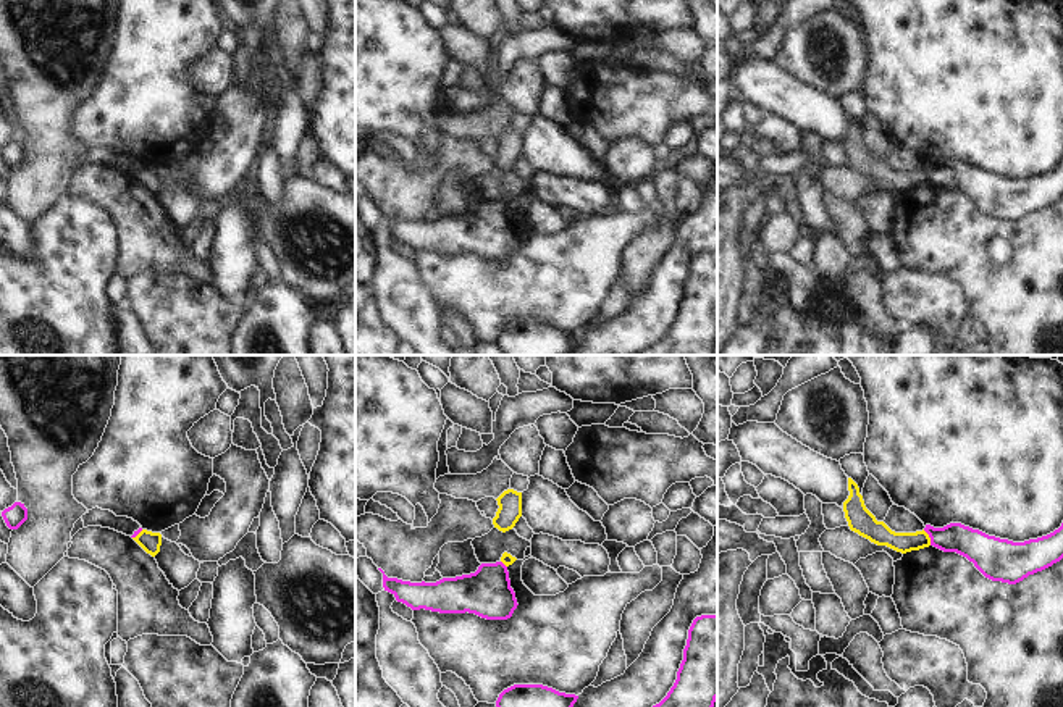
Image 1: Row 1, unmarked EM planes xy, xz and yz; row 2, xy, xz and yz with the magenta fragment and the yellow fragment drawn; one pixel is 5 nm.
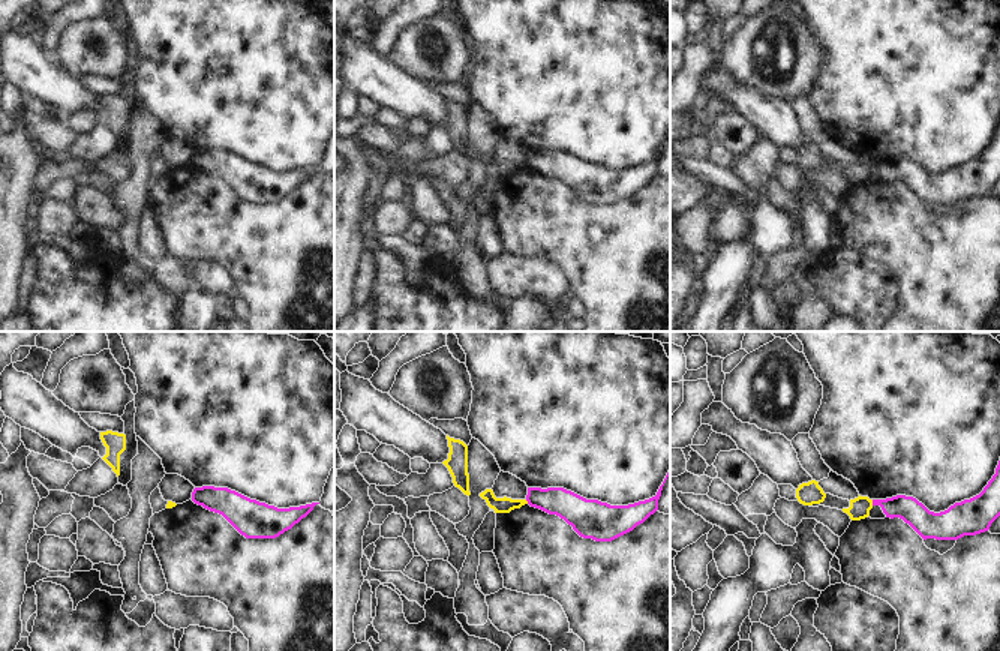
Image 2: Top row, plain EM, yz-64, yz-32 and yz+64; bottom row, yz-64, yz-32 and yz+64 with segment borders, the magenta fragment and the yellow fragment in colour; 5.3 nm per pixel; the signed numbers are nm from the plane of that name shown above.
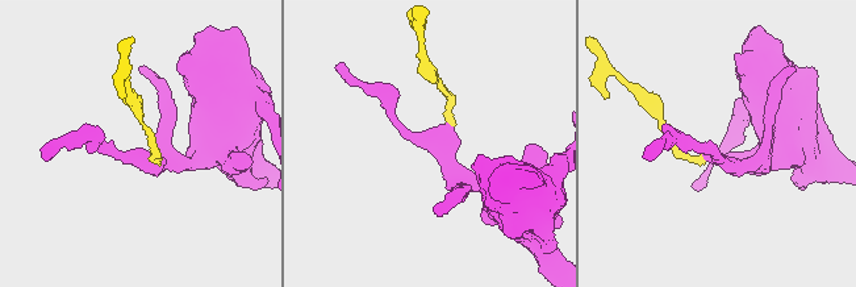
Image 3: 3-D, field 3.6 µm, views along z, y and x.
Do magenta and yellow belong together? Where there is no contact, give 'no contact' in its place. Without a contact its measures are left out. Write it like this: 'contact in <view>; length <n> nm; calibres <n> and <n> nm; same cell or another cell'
contact in yz; length 90 nm; calibres 160 and 110 nm; another cell

